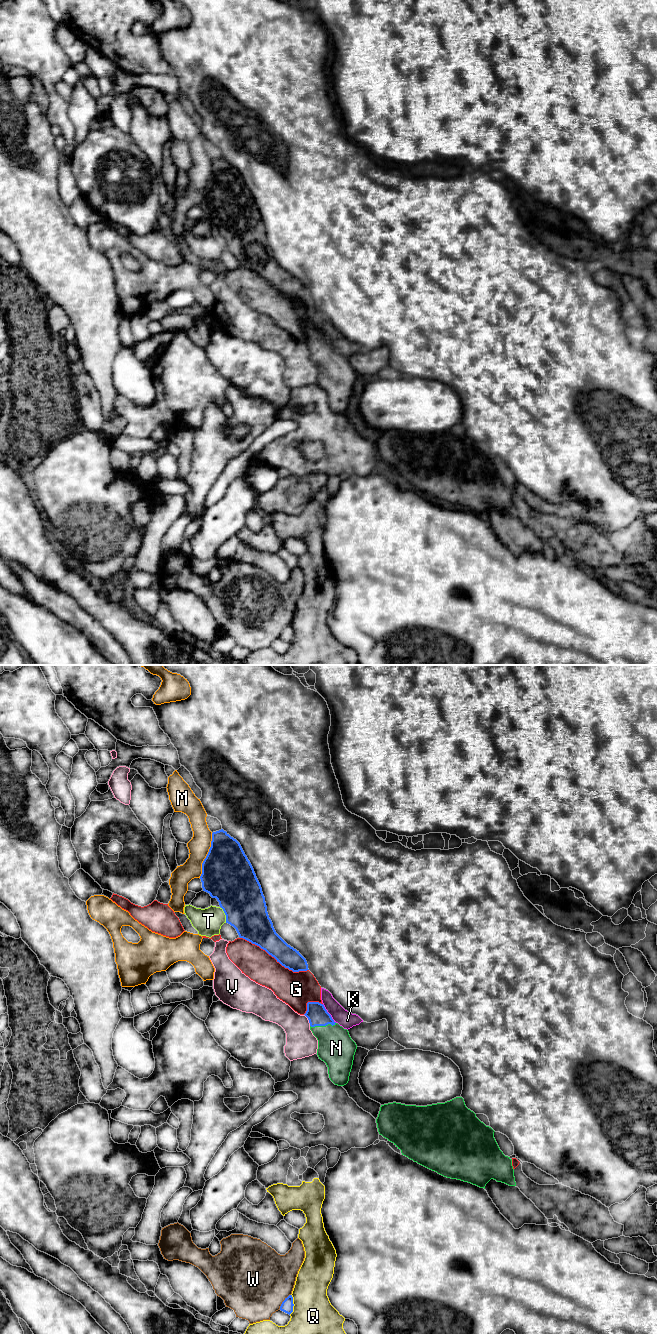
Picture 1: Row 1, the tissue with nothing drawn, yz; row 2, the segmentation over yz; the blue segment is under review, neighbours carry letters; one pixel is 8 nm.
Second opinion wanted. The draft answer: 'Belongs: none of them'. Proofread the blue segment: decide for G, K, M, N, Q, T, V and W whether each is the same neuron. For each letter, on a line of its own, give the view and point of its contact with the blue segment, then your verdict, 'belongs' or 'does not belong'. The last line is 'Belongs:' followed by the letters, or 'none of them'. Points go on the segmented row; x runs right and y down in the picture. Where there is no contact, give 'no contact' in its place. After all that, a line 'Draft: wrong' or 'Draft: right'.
G: contact yz (274, 957); does not belong
K: contact yz (328, 1013); does not belong
M: contact yz (207, 855); does not belong
N: contact yz (322, 1025); belongs
Q: contact yz (293, 1304); does not belong
T: contact yz (225, 914); does not belong
V: contact yz (308, 1019); does not belong
W: contact yz (283, 1301); does not belong
Belongs: N
Draft: wrong

